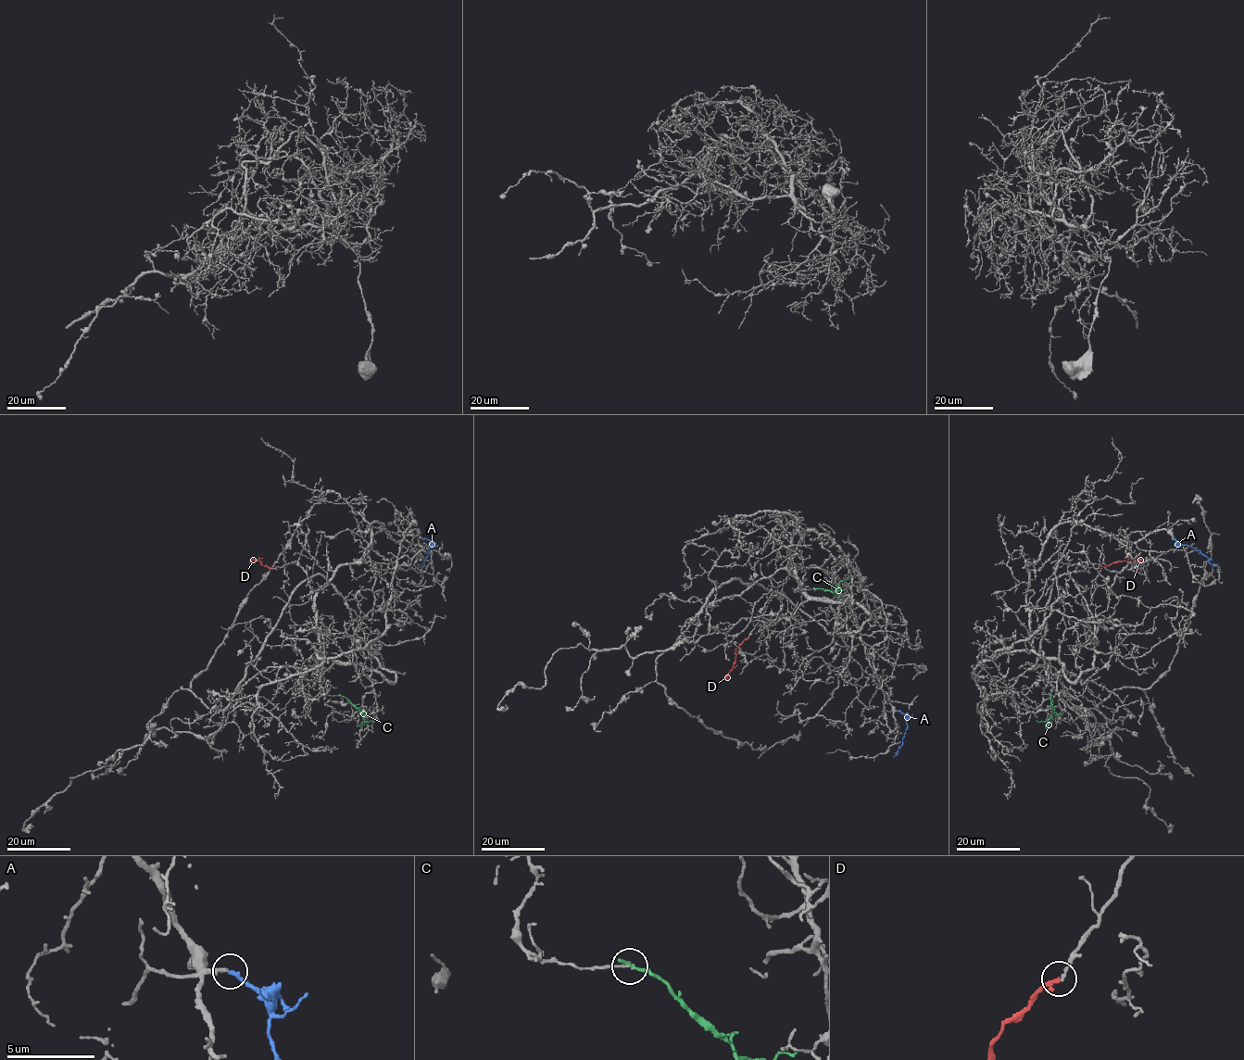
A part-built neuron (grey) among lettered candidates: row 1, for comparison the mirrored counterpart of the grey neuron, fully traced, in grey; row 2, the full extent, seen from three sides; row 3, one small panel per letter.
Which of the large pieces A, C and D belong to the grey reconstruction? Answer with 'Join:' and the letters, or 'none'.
Join: A, D

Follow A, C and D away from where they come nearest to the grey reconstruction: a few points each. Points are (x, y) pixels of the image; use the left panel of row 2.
A: (424, 538), (433, 545), (423, 564), (419, 567)
C: (340, 696), (358, 709), (365, 722), (374, 720)
D: (273, 569), (264, 566), (260, 561), (253, 560), (250, 562)

